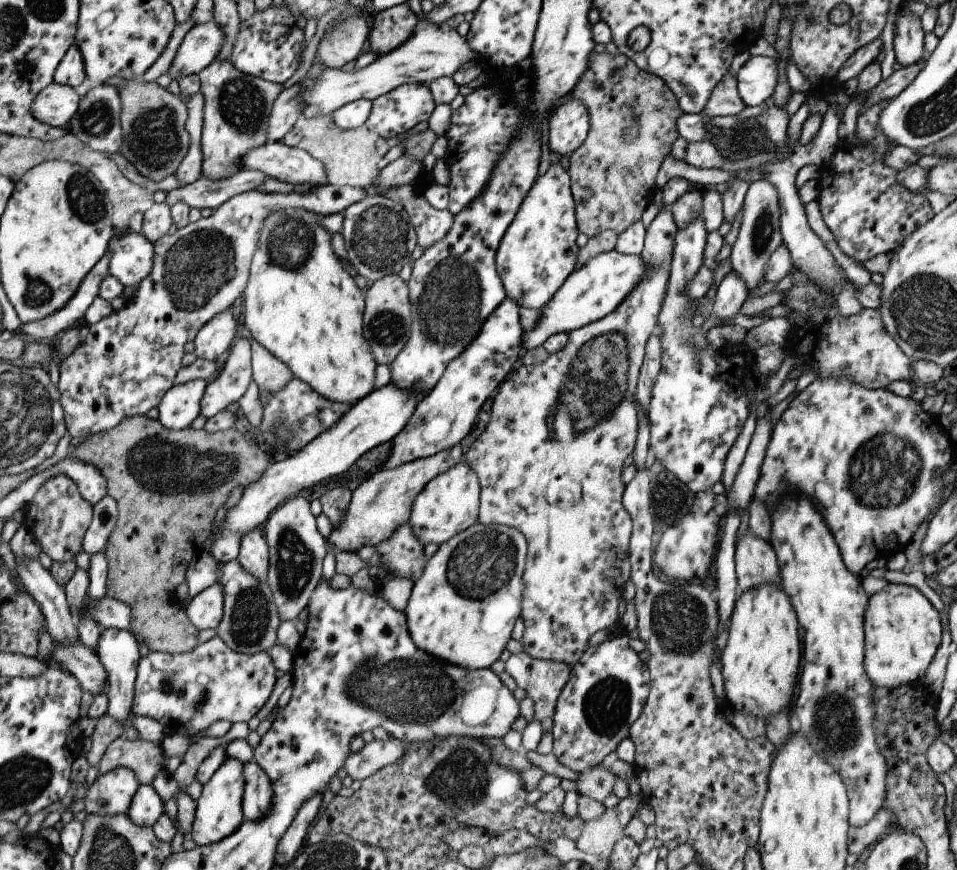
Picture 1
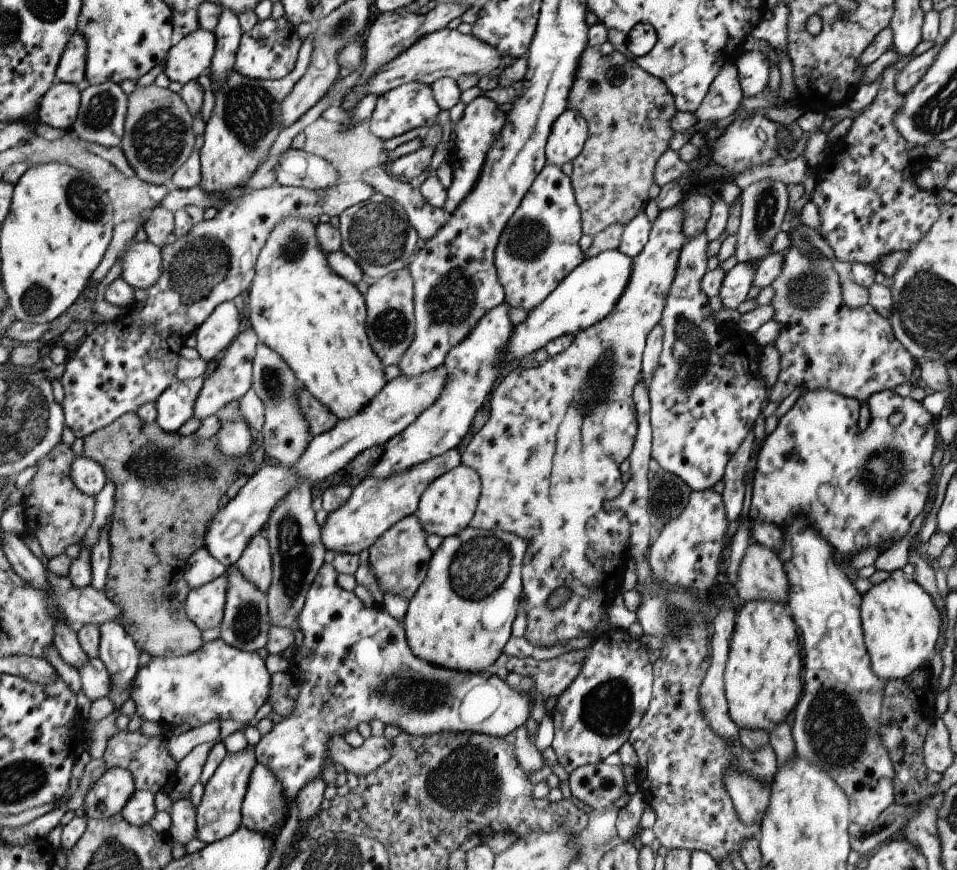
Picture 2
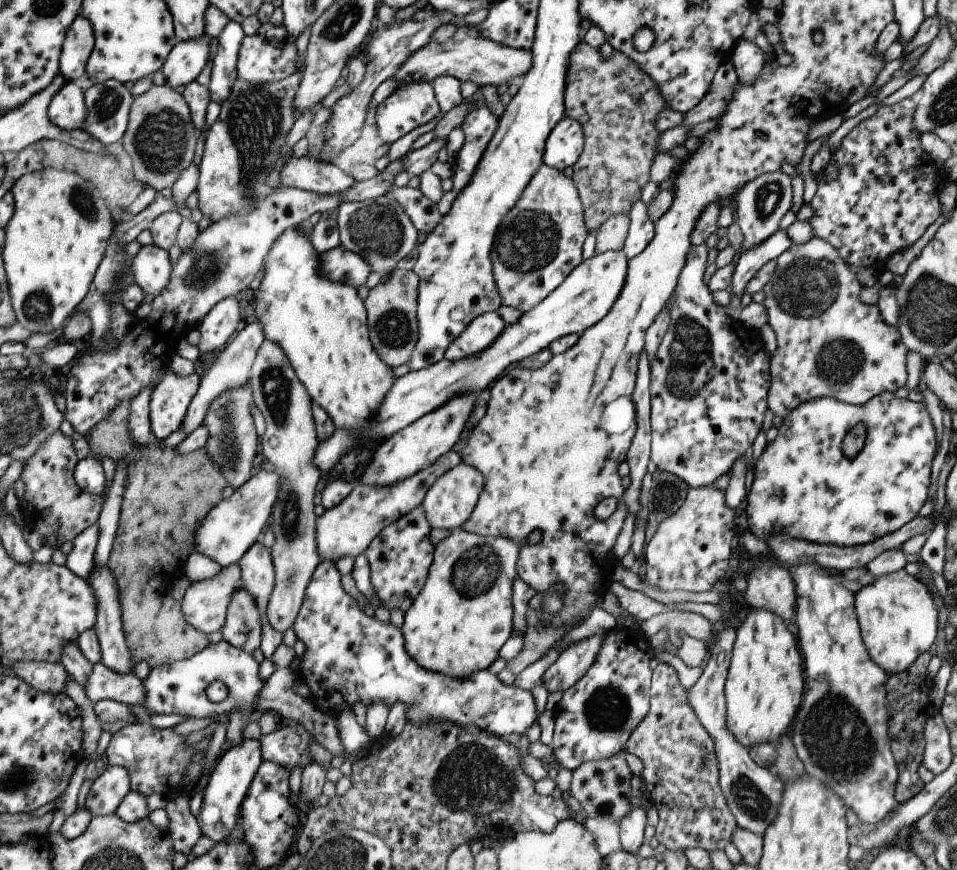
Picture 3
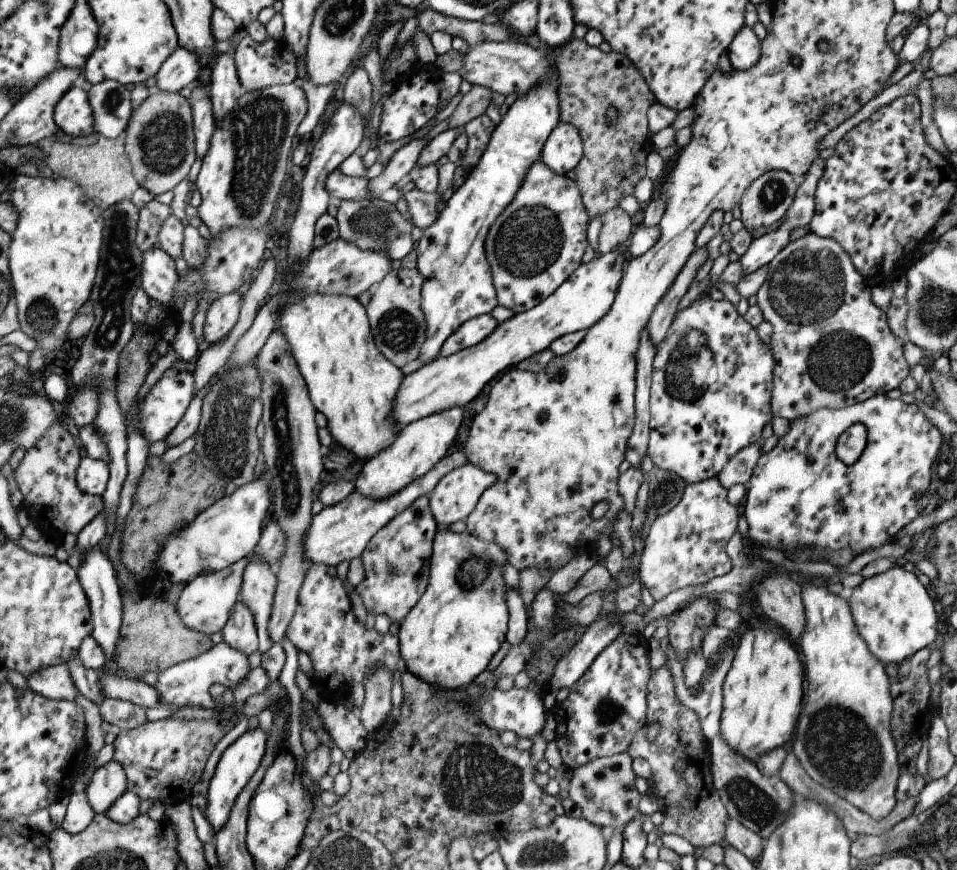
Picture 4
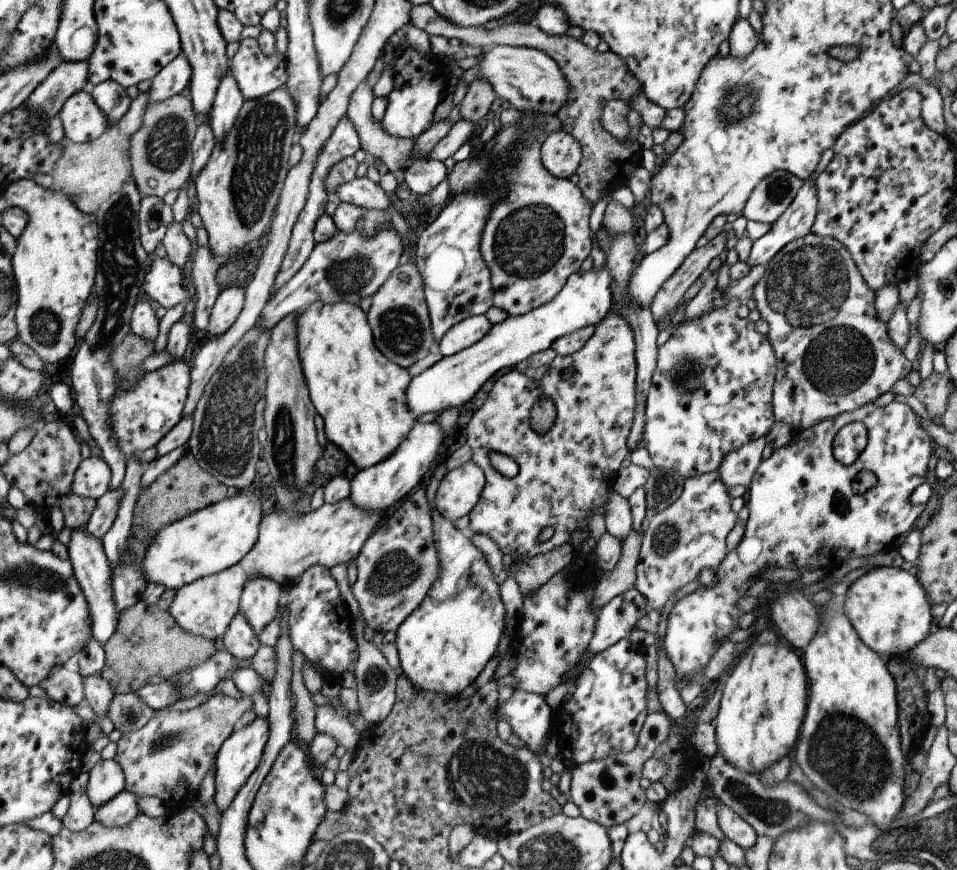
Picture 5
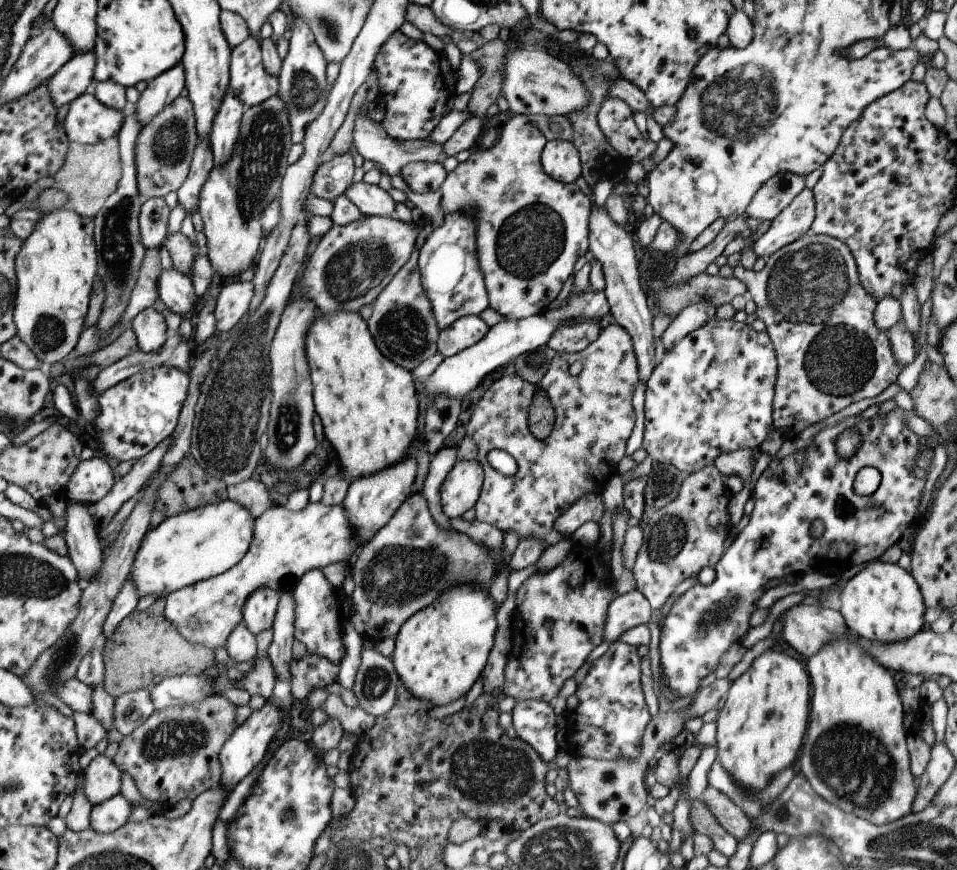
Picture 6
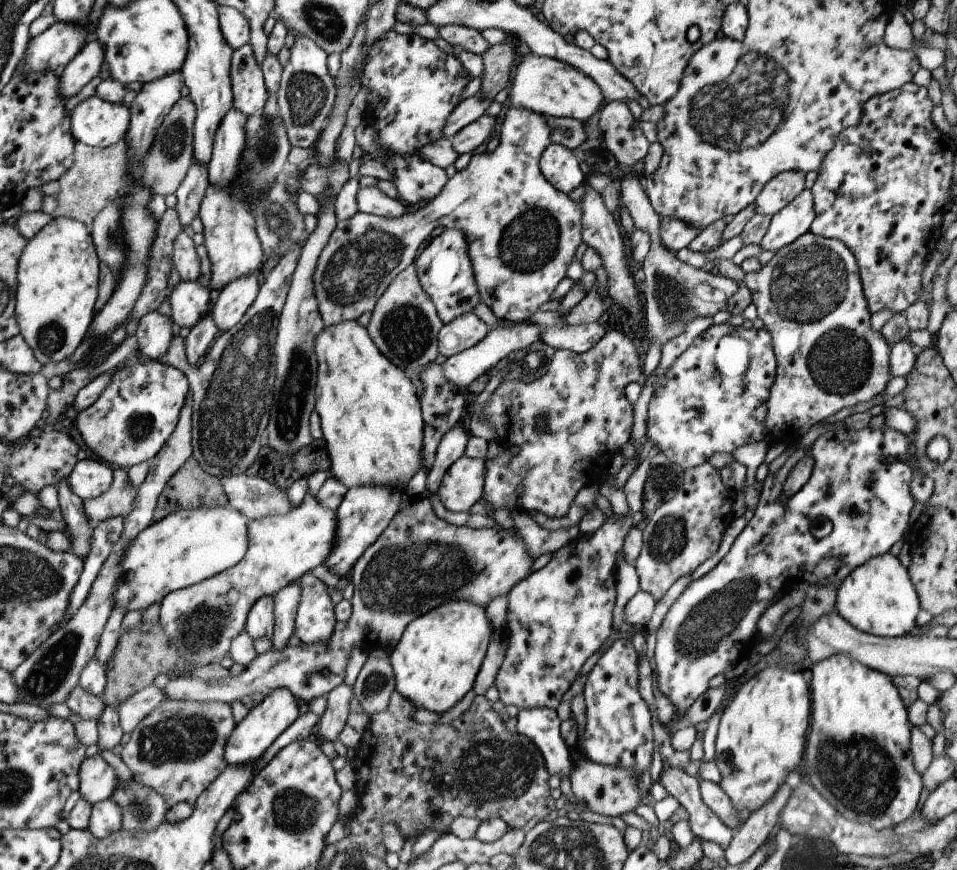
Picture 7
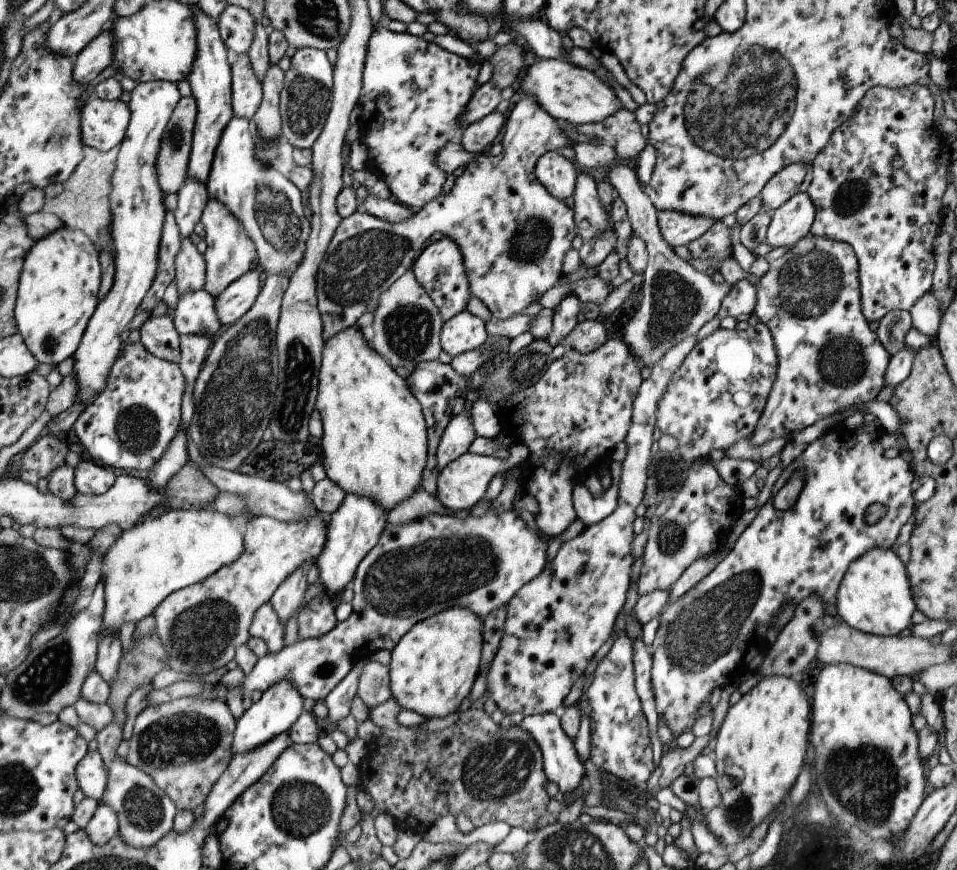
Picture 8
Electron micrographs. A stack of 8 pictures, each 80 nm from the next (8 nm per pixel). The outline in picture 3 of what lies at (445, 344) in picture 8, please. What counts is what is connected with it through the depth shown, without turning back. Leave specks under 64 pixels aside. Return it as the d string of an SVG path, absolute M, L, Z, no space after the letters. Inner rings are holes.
M495 311L471 319L458 337L445 347L443 356L448 361L464 359L467 355L486 349L502 332L506 324Z

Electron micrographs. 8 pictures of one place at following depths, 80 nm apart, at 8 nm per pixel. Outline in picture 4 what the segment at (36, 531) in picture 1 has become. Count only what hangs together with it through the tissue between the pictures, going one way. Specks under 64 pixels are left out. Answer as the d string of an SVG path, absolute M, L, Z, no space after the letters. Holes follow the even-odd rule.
M56 419L45 434L25 450L12 472L17 492L23 496L20 508L43 535L57 541L67 532L77 534L103 508L101 497L85 494L77 488L74 476L79 461L77 439Z

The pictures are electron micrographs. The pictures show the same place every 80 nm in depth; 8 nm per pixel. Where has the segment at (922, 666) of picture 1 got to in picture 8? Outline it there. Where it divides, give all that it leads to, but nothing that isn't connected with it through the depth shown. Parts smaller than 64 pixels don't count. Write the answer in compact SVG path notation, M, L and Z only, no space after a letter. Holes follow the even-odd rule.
M873 547L854 558L836 592L837 618L848 627L870 635L895 637L906 633L915 609L906 568L890 548Z

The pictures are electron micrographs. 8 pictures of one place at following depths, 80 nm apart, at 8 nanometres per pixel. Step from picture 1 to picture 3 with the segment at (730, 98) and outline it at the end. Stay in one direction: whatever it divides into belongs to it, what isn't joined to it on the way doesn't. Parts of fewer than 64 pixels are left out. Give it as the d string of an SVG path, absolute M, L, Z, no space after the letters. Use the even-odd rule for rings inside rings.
M729 62L719 63L705 96L690 111L684 112L683 126L692 127L698 122L717 119L731 98L733 85L738 82L734 66Z

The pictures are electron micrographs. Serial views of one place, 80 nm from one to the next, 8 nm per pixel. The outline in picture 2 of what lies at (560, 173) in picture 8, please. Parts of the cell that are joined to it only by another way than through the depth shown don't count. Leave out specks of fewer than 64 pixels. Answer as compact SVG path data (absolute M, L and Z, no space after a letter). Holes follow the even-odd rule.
M565 109L551 125L549 134L544 144L544 164L560 168L565 162L571 162L583 148L587 138L587 125L585 119L575 111Z

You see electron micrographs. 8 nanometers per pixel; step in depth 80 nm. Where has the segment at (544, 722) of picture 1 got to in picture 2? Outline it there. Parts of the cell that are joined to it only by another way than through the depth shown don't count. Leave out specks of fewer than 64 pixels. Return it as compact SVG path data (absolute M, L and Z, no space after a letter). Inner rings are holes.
M591 644L583 649L542 661L532 657L508 658L505 668L508 672L531 676L535 683L535 691L543 696L544 703L549 696L559 696L573 682L590 648Z

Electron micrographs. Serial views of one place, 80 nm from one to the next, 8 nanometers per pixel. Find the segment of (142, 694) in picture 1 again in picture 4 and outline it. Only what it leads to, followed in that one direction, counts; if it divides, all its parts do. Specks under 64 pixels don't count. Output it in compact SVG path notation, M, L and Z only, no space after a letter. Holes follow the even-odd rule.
M221 641L194 659L174 664L157 674L157 682L154 687L158 690L159 703L173 703L179 706L189 702L191 706L214 710L214 700L208 691L211 685L222 684L227 689L233 690L250 668L251 663L249 663L247 656L233 650Z

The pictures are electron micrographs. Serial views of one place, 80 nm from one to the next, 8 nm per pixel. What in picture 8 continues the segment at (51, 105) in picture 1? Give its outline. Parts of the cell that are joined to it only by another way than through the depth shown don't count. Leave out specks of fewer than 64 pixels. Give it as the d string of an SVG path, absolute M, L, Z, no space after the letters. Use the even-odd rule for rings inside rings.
M91 96L80 110L79 130L82 143L101 152L117 147L126 135L129 117L128 106L121 100L108 101Z

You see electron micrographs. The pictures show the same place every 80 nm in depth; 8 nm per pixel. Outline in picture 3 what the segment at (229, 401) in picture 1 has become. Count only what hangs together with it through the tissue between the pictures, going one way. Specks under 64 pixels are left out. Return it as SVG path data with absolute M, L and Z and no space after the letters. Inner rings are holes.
M257 318L253 322L245 324L241 330L233 334L229 342L220 350L211 368L200 378L199 386L196 388L195 394L186 408L186 413L180 426L183 434L189 436L193 429L202 424L211 399L214 399L226 390L243 387L247 384L250 377L250 366L259 345L263 341L262 326Z

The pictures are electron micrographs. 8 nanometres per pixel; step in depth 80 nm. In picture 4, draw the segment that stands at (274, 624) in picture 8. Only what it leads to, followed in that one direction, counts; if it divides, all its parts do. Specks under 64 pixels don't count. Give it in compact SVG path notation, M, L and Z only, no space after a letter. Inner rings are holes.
M252 559L246 564L239 589L239 600L251 613L258 638L257 649L261 653L272 644L267 625L275 589L276 576L269 565L259 559Z

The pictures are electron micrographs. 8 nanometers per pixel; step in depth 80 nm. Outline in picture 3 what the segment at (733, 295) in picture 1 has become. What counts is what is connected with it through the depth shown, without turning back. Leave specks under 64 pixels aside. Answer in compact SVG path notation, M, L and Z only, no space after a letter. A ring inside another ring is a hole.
M784 227L778 228L761 243L754 247L741 251L739 259L735 262L735 268L727 292L740 296L750 278L770 260L775 260L789 245L791 240L787 237Z

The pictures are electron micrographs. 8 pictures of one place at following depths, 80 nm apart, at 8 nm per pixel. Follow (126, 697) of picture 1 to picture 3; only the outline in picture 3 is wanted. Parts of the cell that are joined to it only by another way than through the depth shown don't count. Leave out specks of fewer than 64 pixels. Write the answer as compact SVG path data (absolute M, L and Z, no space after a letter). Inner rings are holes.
M93 564L93 566L94 567L87 573L86 583L91 587L96 600L95 620L91 629L98 640L100 662L107 666L107 668L117 671L119 674L125 674L132 671L133 667L130 666L130 652L125 644L122 631L120 602L118 592L116 591L116 582L106 564Z

